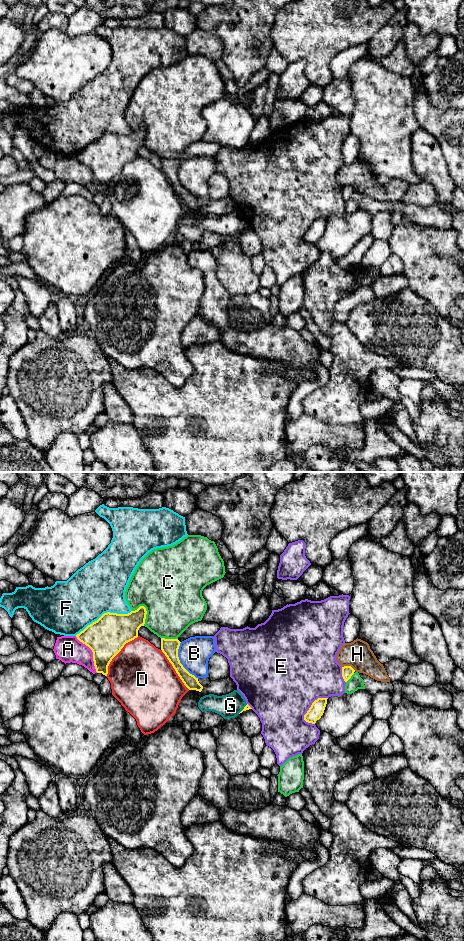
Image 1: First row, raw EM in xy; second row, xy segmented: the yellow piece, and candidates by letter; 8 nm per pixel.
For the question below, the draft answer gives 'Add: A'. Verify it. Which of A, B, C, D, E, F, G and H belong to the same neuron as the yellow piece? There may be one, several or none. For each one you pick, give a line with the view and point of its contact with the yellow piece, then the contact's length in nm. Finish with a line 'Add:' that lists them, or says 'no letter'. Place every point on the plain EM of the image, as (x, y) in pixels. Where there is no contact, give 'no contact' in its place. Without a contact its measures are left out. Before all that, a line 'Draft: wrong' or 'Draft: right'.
Draft: wrong
Add: no letter

